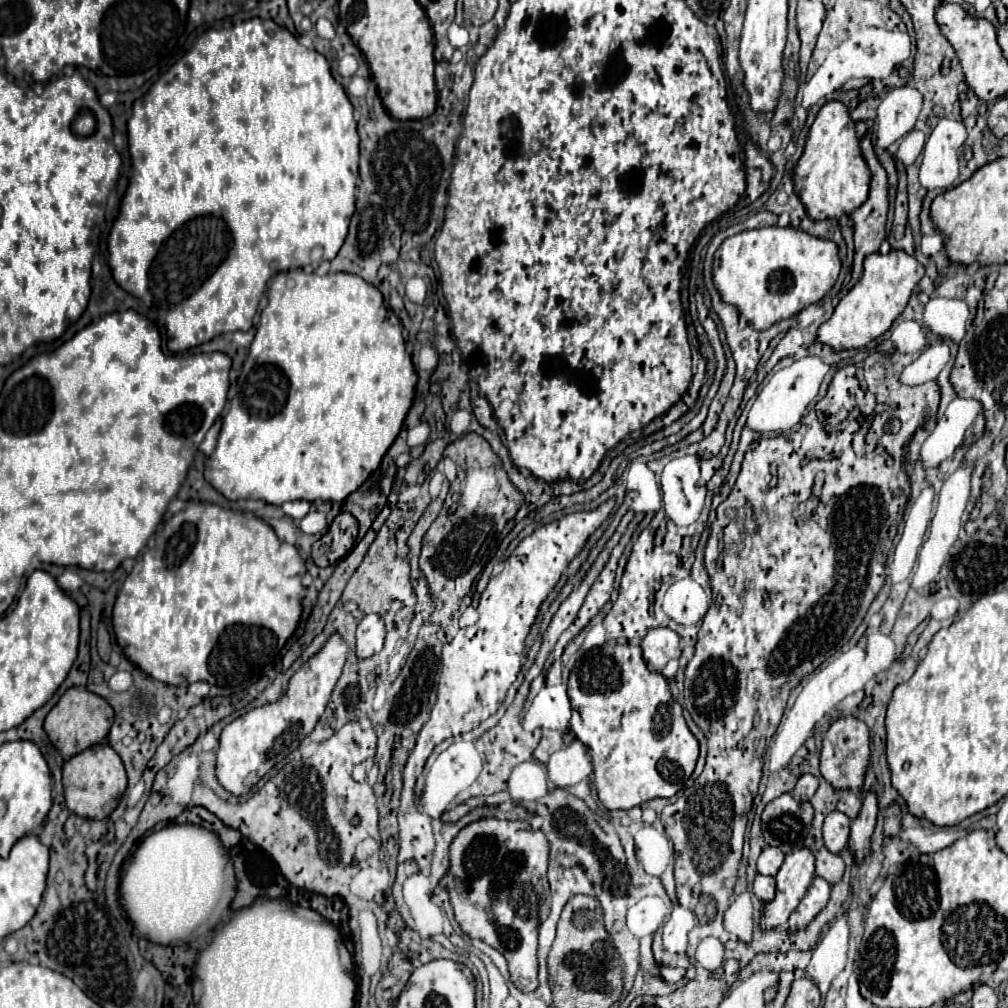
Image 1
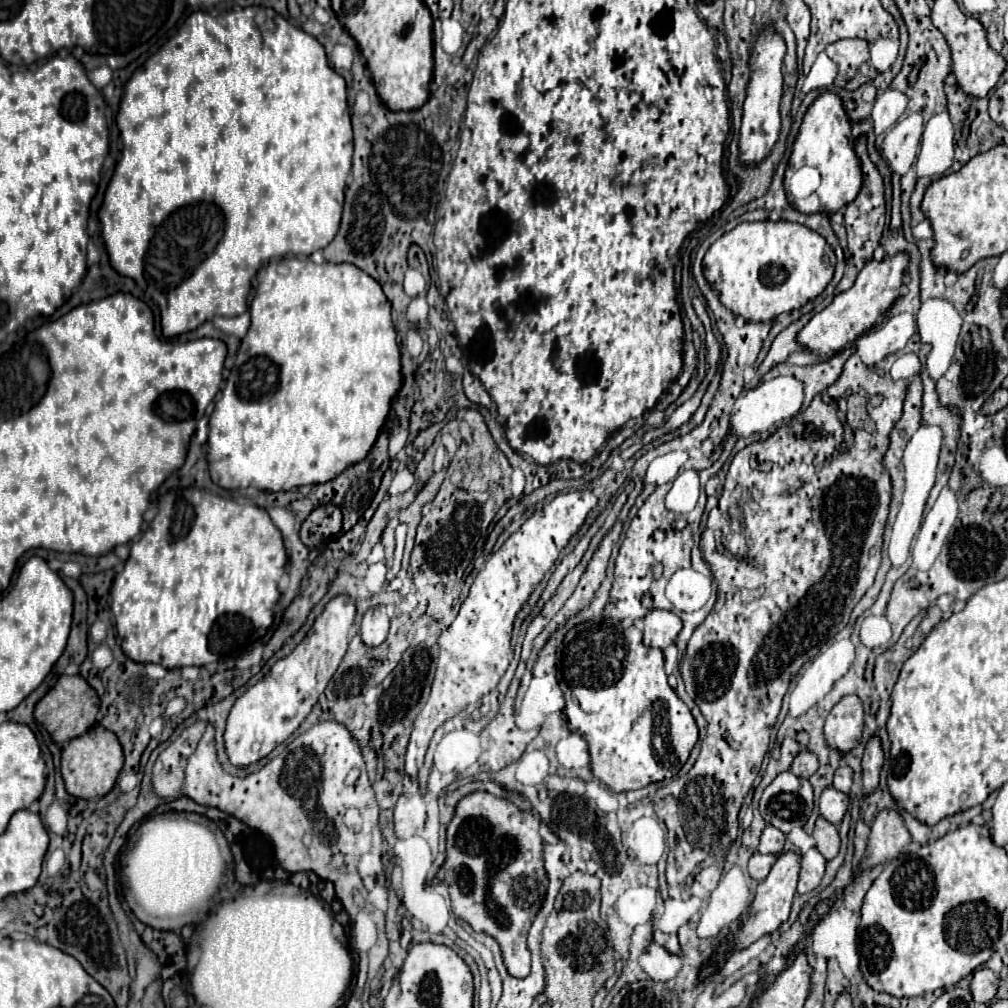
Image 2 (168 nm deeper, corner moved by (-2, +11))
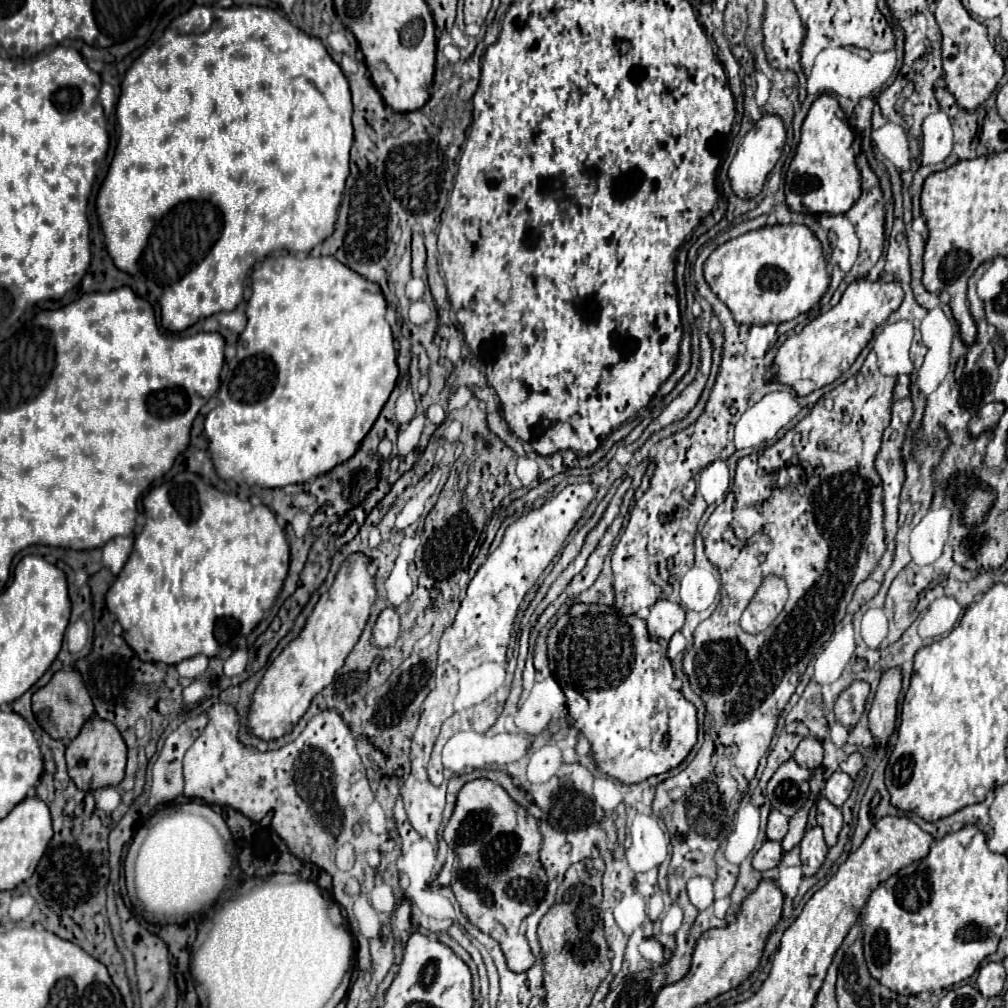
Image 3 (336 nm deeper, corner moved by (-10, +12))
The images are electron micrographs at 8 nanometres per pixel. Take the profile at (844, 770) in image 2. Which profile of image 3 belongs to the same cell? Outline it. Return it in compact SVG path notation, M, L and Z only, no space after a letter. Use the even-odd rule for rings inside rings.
M853 752L847 760L843 760L841 762L841 770L843 772L847 772L853 780L857 778L857 772L863 768L863 756L859 754L859 752Z

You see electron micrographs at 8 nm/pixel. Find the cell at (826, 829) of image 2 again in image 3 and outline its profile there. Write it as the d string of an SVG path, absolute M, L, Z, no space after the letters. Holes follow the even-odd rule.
M827 798L819 800L819 806L817 806L817 824L825 832L827 846L835 846L837 838L839 838L839 832L843 828L843 816L841 816L841 810L835 808Z

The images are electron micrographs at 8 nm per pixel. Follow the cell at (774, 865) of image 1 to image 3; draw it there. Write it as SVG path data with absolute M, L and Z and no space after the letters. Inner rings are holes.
M771 810L771 814L769 814L769 824L767 824L767 838L781 842L781 840L785 838L787 830L789 830L789 818L783 816L783 814L777 812L777 810Z

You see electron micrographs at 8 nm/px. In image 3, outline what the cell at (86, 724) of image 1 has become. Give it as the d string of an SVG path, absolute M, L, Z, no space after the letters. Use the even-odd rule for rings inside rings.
M71 670L71 672L57 672L51 682L45 688L39 688L33 694L33 714L39 722L39 726L55 740L63 740L65 744L71 742L79 730L83 728L83 724L95 714L95 706L93 700L79 676L79 672Z

